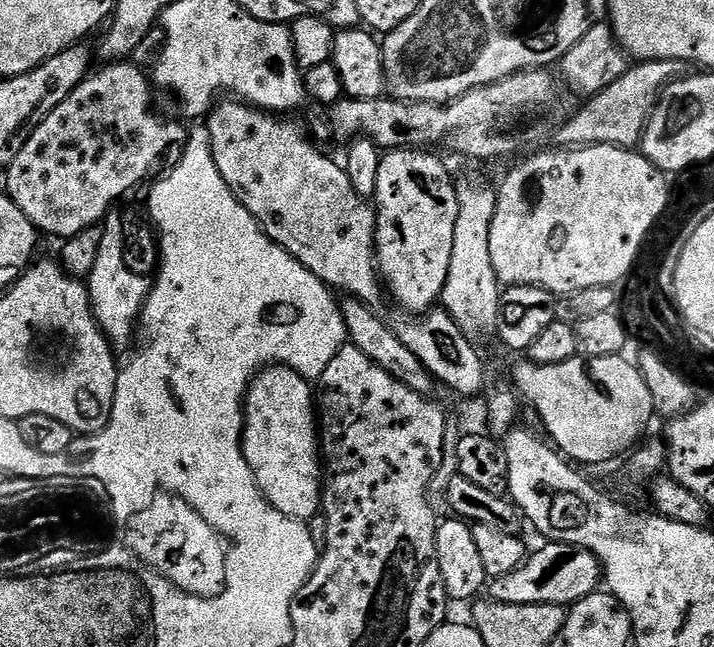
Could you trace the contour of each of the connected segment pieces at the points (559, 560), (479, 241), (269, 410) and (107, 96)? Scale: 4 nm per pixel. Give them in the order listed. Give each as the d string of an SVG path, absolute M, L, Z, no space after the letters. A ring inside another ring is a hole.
M545 543L545 548L540 548L531 553L522 566L510 570L510 574L495 577L487 585L486 592L489 597L498 602L506 602L510 606L530 606L531 604L559 604L571 606L586 598L590 593L597 591L602 584L602 569L600 559L590 550L573 544Z
M480 180L455 181L458 222L454 222L454 254L450 254L450 274L439 303L458 322L458 330L473 342L493 339L498 326L498 306L502 285L490 262L490 226L494 222L497 189Z
M274 364L259 372L252 379L248 386L248 395L244 397L244 434L242 437L244 445L244 457L250 466L250 470L256 479L256 485L262 490L262 494L270 502L270 506L274 506L274 510L282 510L282 514L286 514L295 520L303 520L312 522L312 519L319 517L322 512L322 449L320 446L320 438L318 435L318 408L314 403L314 388L309 381L303 376L299 376L293 368L287 368L284 364Z
M108 62L103 67L101 72L96 70L88 75L30 133L18 158L7 165L6 194L41 233L49 232L52 236L67 238L99 225L113 205L123 201L120 199L131 188L138 187L175 144L180 146L185 143L186 131L182 125L167 124L162 117L152 113L153 85L145 73L144 77L132 62Z

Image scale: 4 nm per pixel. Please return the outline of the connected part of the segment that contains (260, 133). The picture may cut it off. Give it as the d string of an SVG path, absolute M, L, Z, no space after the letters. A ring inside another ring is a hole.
M224 98L207 113L206 131L208 141L218 166L218 174L230 186L232 193L250 210L250 214L260 223L265 234L278 246L285 248L291 256L310 274L314 274L323 284L337 293L348 292L351 299L361 300L370 308L379 309L386 300L386 292L378 279L376 266L376 210L365 197L360 196L350 186L348 173L339 163L323 156L308 141L304 128L296 118L281 118L279 115L254 108L235 98Z

